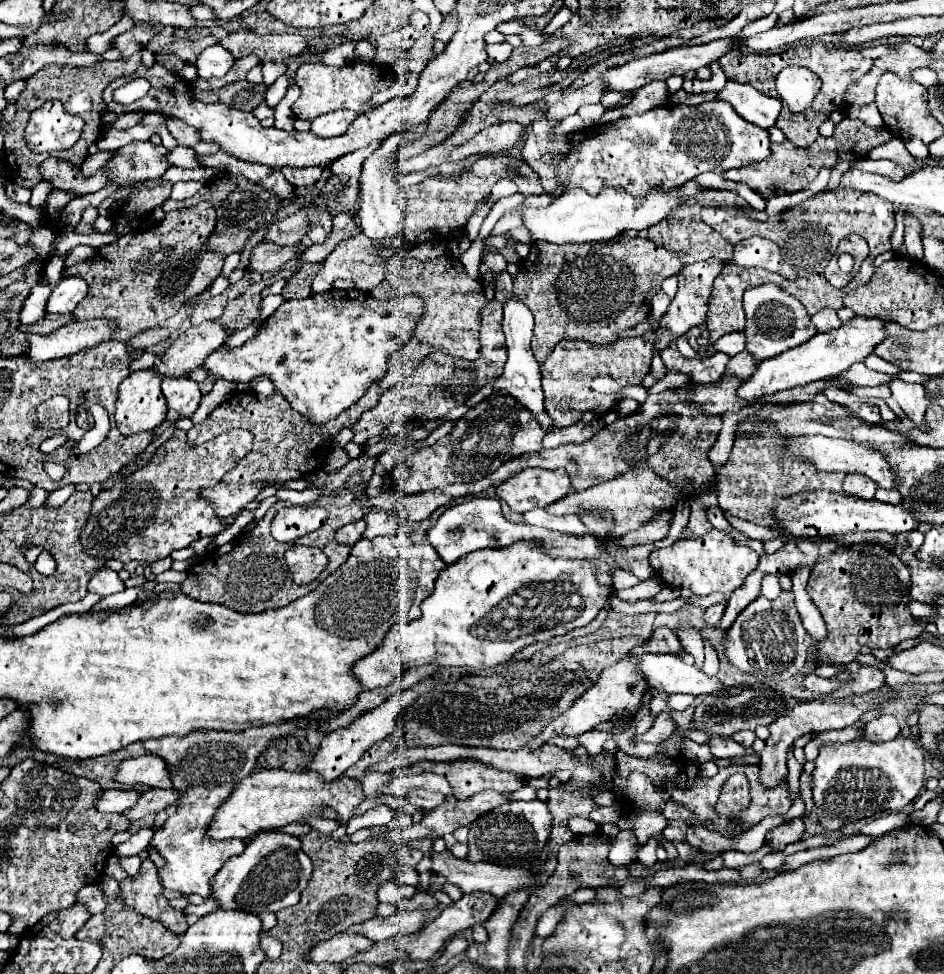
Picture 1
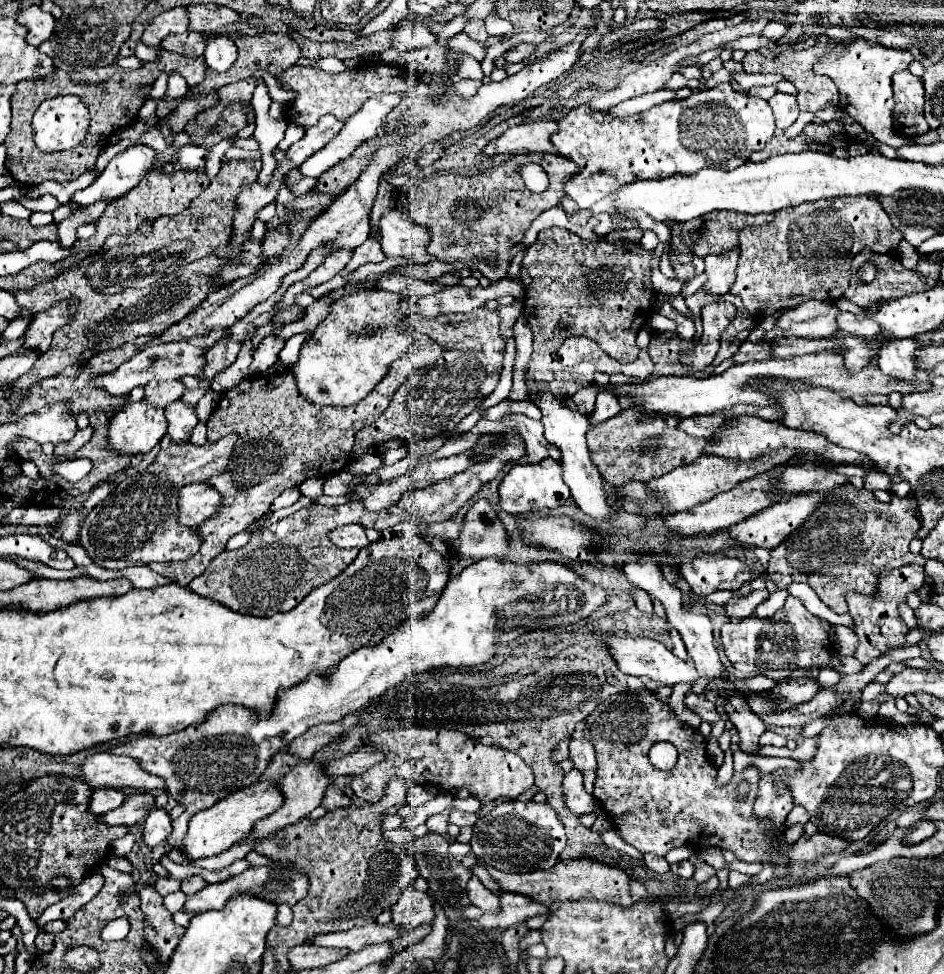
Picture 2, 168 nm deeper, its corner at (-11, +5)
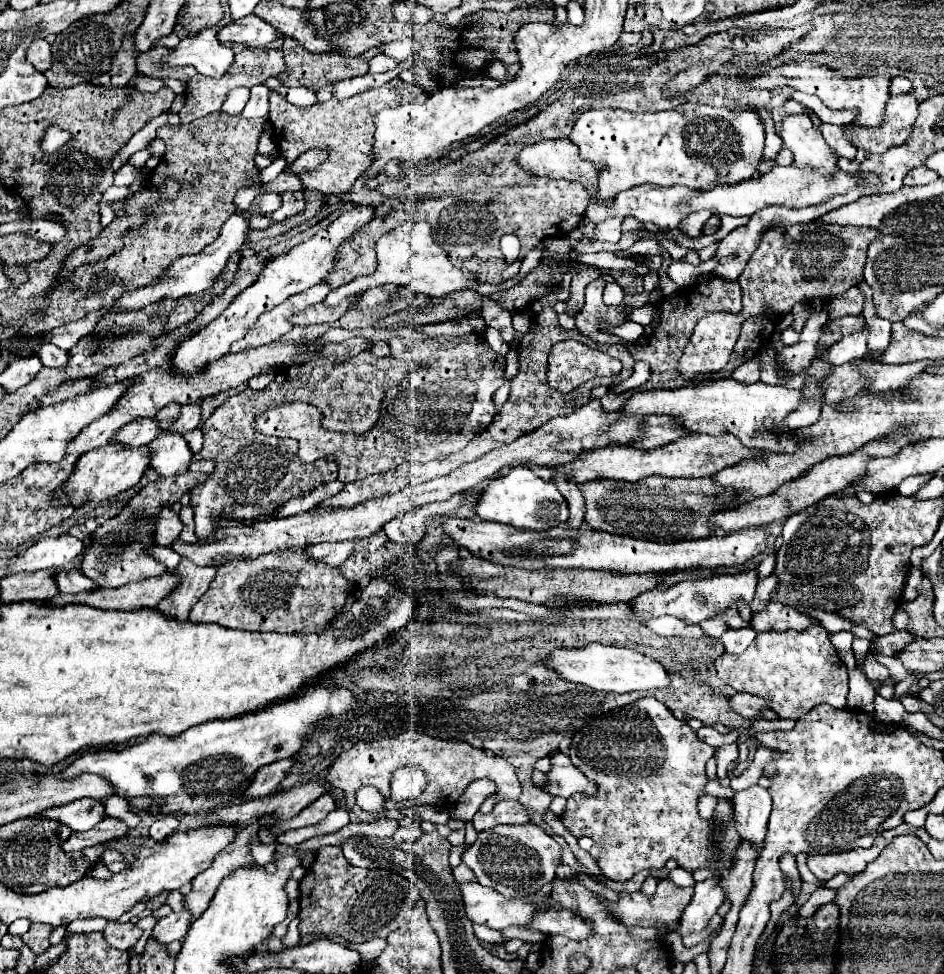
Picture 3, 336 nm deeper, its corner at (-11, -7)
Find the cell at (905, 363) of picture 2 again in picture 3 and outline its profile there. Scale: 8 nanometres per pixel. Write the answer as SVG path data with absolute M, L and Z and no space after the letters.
M859 280L859 282L857 282L857 288L861 288L861 292L863 292L863 296L865 296L863 318L865 318L867 326L869 326L869 330L871 330L869 340L867 340L869 350L873 350L873 352L883 352L883 350L887 350L889 340L891 340L891 322L877 316L875 304L873 304L873 298L871 298L871 296L873 296L871 286L869 286L865 280Z

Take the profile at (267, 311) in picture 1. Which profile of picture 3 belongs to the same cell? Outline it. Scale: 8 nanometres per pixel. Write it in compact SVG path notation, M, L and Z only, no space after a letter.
M405 222L381 236L375 244L377 252L377 272L367 278L357 278L339 290L331 290L325 298L325 304L339 304L351 294L359 290L367 290L373 286L403 286L415 294L423 294L425 298L445 298L447 294L461 292L461 290L475 290L481 280L471 272L461 272L449 262L449 254L435 244L429 224L427 222Z

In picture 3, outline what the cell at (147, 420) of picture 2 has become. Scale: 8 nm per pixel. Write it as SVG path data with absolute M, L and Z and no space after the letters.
M107 444L97 450L85 452L81 460L73 466L73 472L57 492L53 492L51 506L65 506L71 504L73 508L79 508L83 504L99 504L105 502L133 486L141 480L145 468L149 464L149 448L125 448L121 444Z

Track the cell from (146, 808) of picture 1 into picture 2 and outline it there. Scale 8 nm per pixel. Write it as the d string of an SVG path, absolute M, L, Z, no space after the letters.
M141 792L141 794L131 794L123 806L107 812L101 816L101 820L109 826L115 824L127 824L133 826L139 820L143 820L147 816L147 812L155 806L155 796L151 792Z

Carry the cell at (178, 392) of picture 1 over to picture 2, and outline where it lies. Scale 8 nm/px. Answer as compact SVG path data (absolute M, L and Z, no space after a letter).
M179 398L177 402L173 402L173 404L169 404L169 408L165 408L165 416L167 416L167 420L169 420L169 430L167 430L167 434L173 438L173 442L189 440L191 430L193 430L195 424L199 422L195 406L183 402L181 398Z

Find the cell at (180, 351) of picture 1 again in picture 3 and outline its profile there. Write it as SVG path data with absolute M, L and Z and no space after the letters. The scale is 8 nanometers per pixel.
M141 418L137 422L125 424L125 428L119 428L117 436L113 436L113 442L129 448L139 448L151 444L151 440L159 436L159 432L159 424L153 418Z

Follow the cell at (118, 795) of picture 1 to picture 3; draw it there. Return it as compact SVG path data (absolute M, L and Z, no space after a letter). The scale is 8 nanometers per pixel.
M81 798L81 800L73 800L69 804L47 808L43 812L35 814L35 818L57 820L57 822L69 826L73 832L83 832L83 830L93 828L97 822L101 822L105 818L105 810L99 800Z

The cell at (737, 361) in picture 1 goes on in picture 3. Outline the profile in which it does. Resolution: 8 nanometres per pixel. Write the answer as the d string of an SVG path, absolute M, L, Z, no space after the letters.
M865 324L863 330L859 330L857 334L843 336L843 340L837 342L823 358L835 366L841 366L849 360L857 360L867 354L867 336L869 336L869 326Z

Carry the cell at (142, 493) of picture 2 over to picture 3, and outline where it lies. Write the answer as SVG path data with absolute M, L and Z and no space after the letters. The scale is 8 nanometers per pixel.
M185 472L181 476L159 478L157 482L151 482L145 488L141 488L139 494L127 506L123 506L121 514L107 518L95 532L93 544L89 546L89 550L83 552L81 572L87 578L91 578L99 588L119 588L129 582L139 582L145 578L155 578L165 574L167 568L149 554L145 554L141 546L137 546L137 538L147 538L151 534L153 518L159 514L163 502L177 502L185 492L189 492L193 486L201 484L207 478L209 476L201 472Z

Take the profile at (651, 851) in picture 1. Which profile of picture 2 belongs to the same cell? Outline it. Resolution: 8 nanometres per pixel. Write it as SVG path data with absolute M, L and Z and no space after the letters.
M645 854L643 864L655 874L667 874L669 872L669 862L657 854Z

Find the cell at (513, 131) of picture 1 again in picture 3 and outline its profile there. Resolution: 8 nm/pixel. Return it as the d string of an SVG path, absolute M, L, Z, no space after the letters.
M567 138L531 144L519 152L517 162L535 176L577 180L591 194L597 194L597 172L601 168L589 160L581 160L579 148Z

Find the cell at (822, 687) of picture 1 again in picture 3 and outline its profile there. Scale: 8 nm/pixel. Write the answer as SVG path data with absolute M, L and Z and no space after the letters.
M733 694L729 698L729 706L743 718L751 720L751 718L757 718L759 712L767 710L767 700L761 700L757 696L749 696L749 694Z

